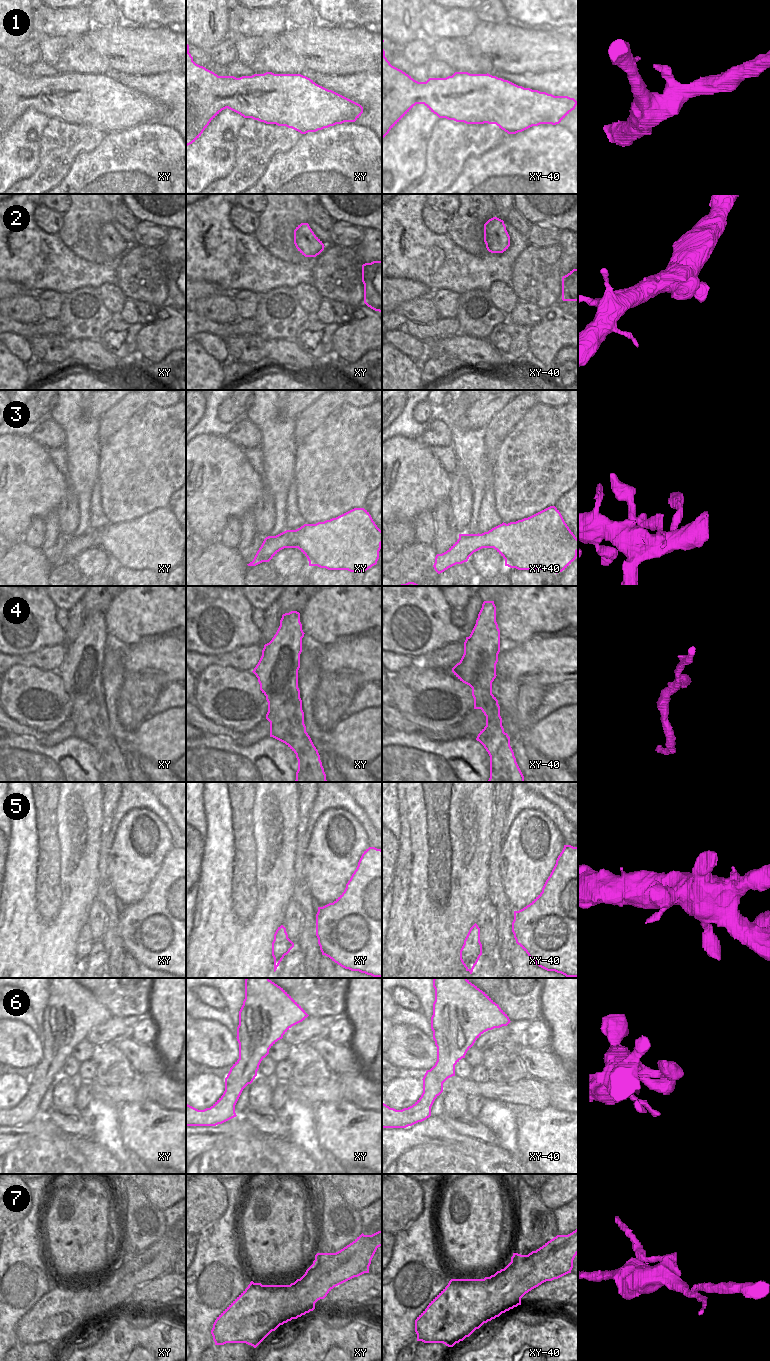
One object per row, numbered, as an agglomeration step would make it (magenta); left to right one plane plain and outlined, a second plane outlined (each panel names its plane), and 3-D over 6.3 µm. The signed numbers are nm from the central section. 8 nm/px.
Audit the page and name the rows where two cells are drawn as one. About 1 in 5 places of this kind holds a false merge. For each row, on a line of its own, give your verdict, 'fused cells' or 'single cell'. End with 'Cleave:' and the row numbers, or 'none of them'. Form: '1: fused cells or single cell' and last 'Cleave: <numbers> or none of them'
1: single cell
2: single cell
3: single cell
4: single cell
5: single cell
6: single cell
7: fused cells
Cleave: 7

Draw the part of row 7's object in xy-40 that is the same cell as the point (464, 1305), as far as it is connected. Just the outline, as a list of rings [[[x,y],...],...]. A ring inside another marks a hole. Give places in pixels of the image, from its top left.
[[[503,1269],[484,1279],[451,1279],[415,1320],[417,1341],[443,1343],[448,1347],[463,1341],[484,1323],[507,1311],[503,1305],[506,1284],[507,1275]]]

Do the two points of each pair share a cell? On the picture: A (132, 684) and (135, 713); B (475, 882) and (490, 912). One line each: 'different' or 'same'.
A: same
B: different

